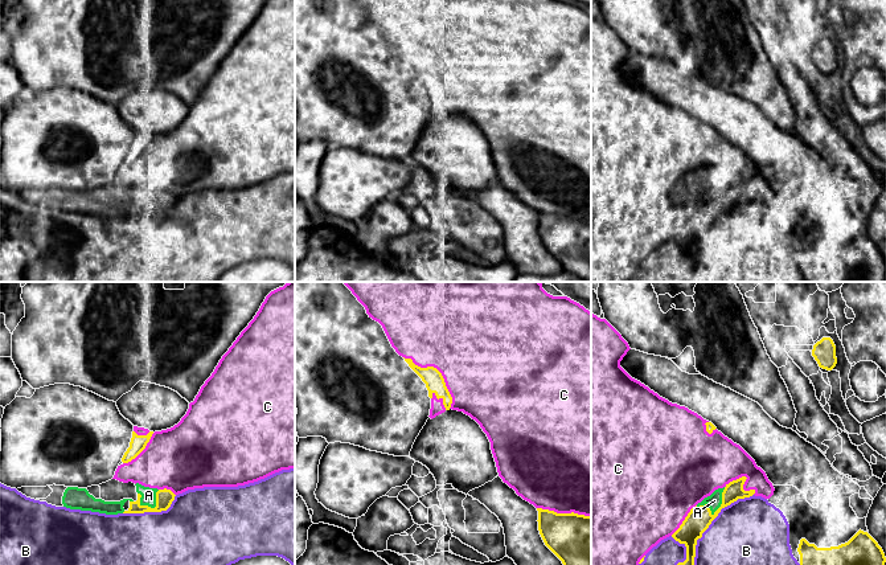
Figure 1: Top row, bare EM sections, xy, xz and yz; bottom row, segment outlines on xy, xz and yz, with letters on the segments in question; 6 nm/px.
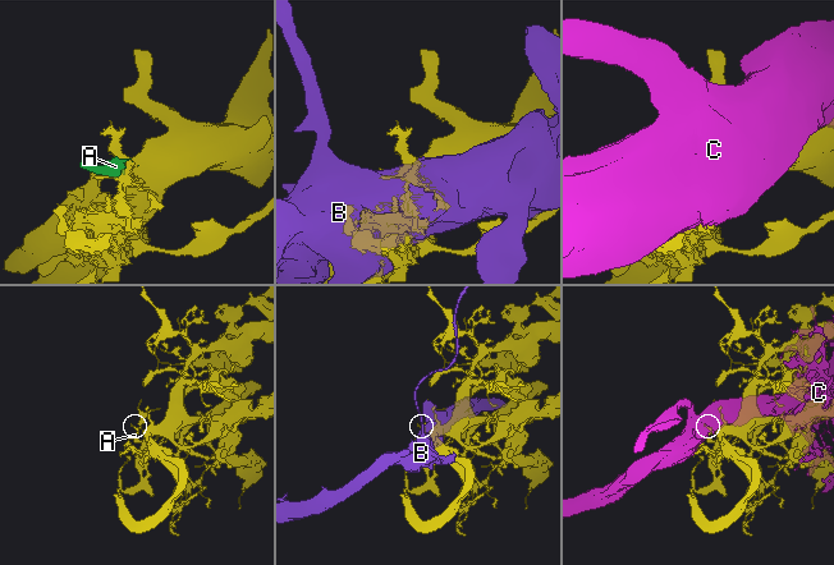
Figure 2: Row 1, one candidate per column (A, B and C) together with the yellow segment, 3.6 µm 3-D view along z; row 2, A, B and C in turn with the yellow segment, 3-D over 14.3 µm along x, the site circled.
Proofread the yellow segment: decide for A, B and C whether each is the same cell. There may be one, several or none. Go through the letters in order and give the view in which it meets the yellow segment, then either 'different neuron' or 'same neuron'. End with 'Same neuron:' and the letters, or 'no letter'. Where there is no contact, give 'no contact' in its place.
A: yz | different neuron
B: yz | different neuron
C: xz | different neuron
Same neuron: no letter

